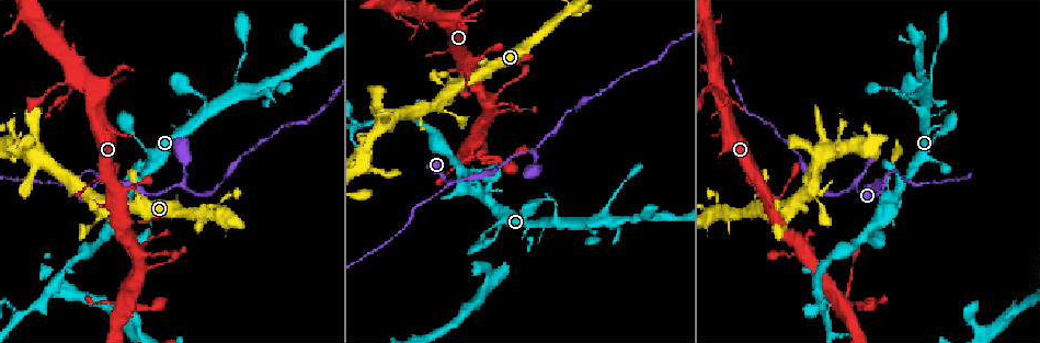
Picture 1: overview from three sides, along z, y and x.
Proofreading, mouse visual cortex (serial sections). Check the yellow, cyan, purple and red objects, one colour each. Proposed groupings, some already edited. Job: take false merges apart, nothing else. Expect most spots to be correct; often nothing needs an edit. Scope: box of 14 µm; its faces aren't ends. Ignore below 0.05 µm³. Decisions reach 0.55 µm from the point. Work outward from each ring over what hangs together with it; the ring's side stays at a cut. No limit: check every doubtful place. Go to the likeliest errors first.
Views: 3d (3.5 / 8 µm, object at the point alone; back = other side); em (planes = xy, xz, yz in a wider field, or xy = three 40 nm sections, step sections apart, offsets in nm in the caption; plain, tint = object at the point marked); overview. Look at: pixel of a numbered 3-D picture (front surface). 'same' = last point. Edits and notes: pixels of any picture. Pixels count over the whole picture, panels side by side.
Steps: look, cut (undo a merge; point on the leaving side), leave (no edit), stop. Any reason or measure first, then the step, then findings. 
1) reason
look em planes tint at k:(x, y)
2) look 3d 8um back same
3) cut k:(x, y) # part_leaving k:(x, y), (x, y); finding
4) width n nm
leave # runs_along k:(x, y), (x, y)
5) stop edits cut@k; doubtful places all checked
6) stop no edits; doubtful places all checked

narrows sharply
look 3d 8um at 1:(824, 315)

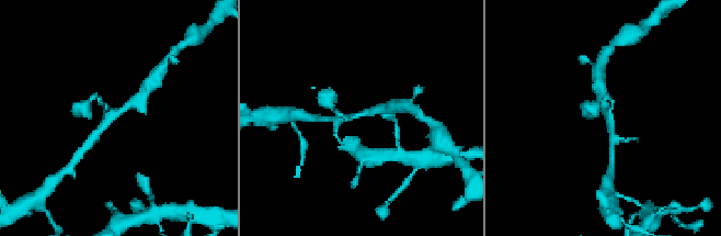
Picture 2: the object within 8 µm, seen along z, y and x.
zoom in
look 3d 3.5um back at 2:(359, 113)

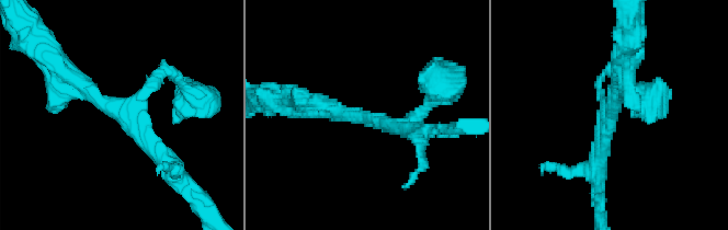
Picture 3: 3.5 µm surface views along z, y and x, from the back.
arms 3; arm_widths 100, 250, 300 nm; need the tissue
look em planes tint at 3:(367, 119)

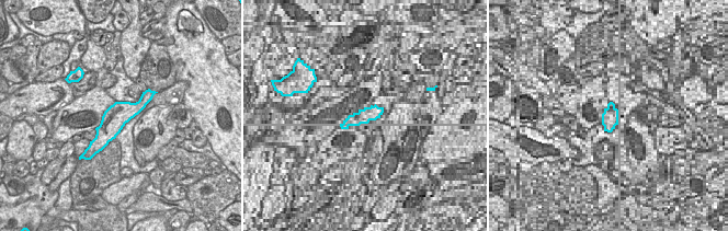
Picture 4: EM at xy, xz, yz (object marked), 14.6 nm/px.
leave # runs_along 4:(147, 95), (97, 141); all the same cell

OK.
three-way junction
look 3d 3.5um at 1:(97, 183)

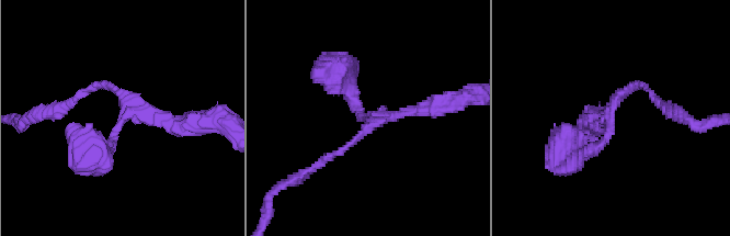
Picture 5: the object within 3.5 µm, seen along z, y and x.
arms 3; arm_widths 100, 150, 250 nm; shape alone is not enough
look em planes tint at 5:(376, 115)

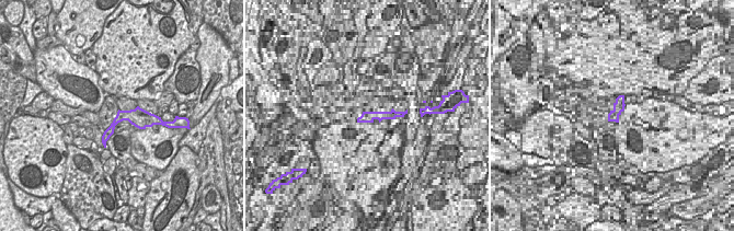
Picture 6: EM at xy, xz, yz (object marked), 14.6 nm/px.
leave # runs_along 6:(157, 119), (122, 116), (104, 138); continuous, no second cell

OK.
a fork
look 3d 8um at 1:(181, 182)

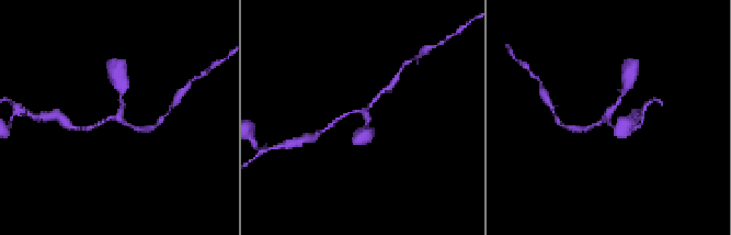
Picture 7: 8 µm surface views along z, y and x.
closer look
look 3d 3.5um at 7:(115, 116)

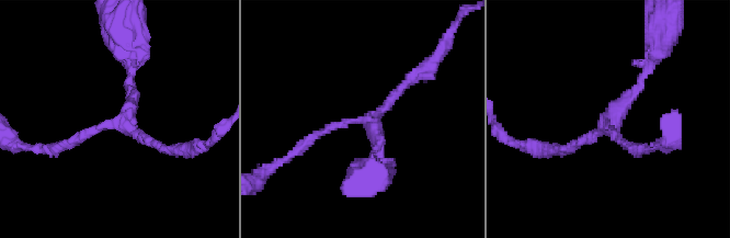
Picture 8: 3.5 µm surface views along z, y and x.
arms 3; arm_widths 150, 150, 150 nm; shape alone is not enough
look em xy step 1 tint at 8:(368, 121)

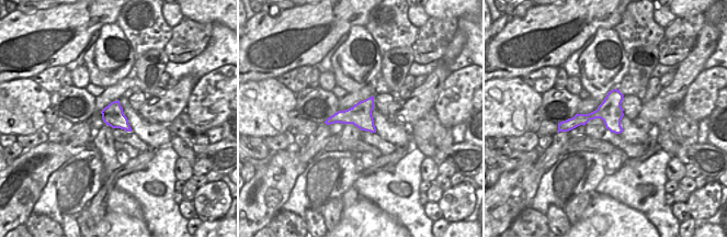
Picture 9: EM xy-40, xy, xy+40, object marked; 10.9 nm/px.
leave # runs_along 9:(620, 97), (603, 112), (560, 126); continuous, no second cell

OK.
stop no edits; doubtful places all checked

